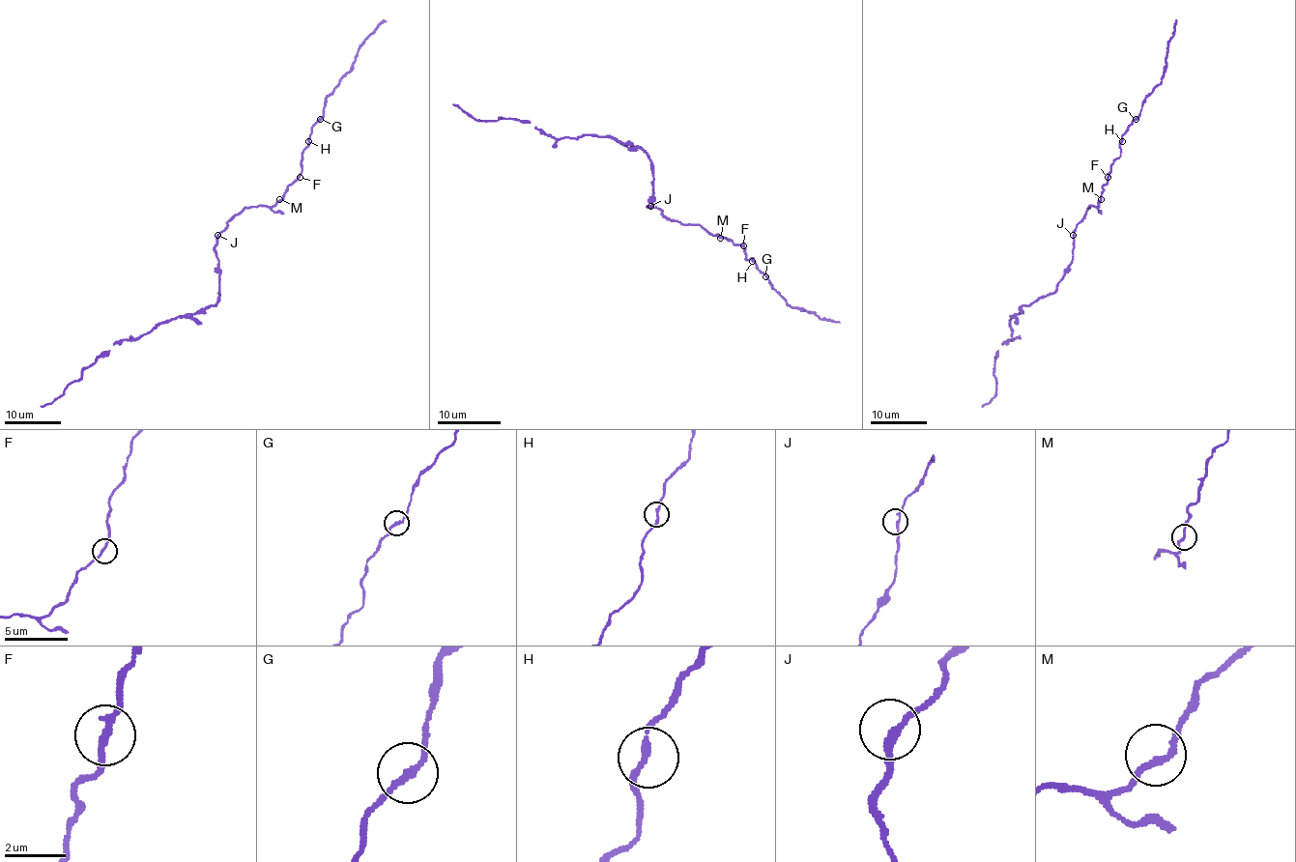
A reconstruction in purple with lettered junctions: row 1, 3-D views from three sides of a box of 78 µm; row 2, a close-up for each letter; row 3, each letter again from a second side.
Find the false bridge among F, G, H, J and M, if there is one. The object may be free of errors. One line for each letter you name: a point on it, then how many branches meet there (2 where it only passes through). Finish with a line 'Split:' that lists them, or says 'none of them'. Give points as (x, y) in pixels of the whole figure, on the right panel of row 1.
Split: none of them

